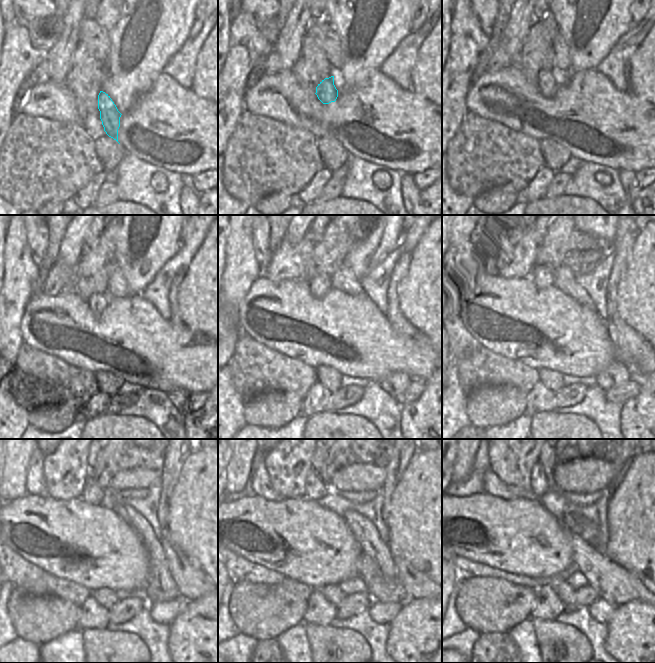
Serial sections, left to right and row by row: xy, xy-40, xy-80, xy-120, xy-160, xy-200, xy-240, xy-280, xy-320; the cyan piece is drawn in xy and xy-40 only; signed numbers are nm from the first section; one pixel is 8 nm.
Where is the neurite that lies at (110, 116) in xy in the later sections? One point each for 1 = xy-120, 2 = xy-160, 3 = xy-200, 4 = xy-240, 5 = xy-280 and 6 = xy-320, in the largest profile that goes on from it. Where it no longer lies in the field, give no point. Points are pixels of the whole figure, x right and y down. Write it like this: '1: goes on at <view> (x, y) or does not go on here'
1: goes on at xy-120 (97, 302)
2: goes on at xy-160 (319, 285)
3: goes on at xy-200 (543, 277)
4: goes on at xy-240 (92, 493)
5: goes on at xy-280 (316, 489)
6: goes on at xy-320 (538, 484)

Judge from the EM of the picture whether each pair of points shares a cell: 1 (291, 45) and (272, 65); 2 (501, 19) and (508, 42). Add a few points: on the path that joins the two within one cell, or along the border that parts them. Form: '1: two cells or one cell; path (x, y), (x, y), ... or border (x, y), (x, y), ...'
1: two cells; border (274, 49), (279, 55), (282, 69)
2: two cells; border (512, 10), (504, 36), (499, 45)

